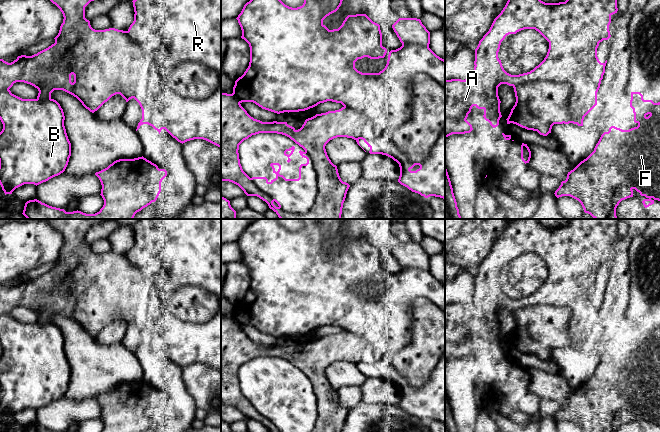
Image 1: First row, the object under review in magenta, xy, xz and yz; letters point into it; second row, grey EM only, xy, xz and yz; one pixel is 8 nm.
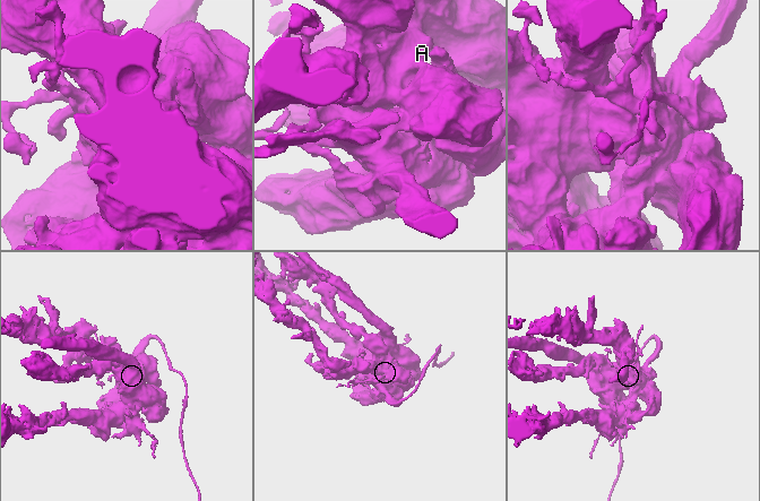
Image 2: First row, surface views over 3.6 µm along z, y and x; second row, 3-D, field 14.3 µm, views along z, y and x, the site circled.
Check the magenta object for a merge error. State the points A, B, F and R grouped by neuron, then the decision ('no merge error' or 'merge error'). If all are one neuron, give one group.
A B R / F | merge error

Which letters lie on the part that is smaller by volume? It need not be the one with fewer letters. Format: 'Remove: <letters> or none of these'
Remove: F

